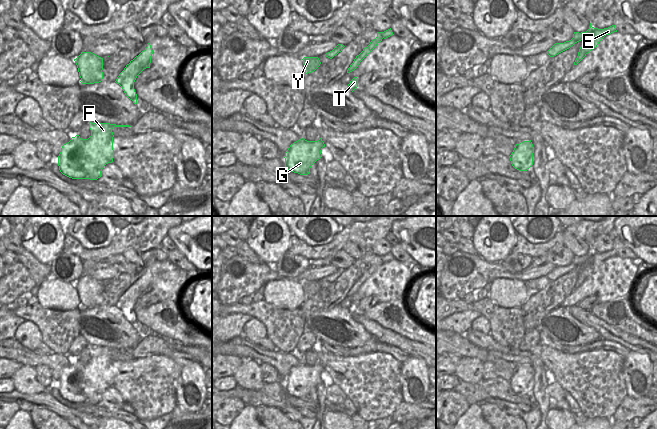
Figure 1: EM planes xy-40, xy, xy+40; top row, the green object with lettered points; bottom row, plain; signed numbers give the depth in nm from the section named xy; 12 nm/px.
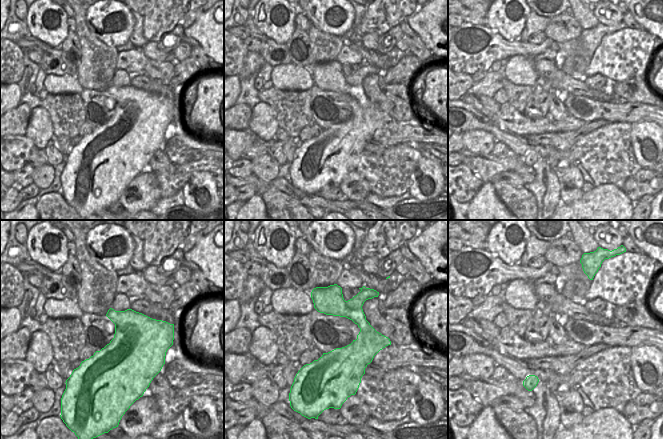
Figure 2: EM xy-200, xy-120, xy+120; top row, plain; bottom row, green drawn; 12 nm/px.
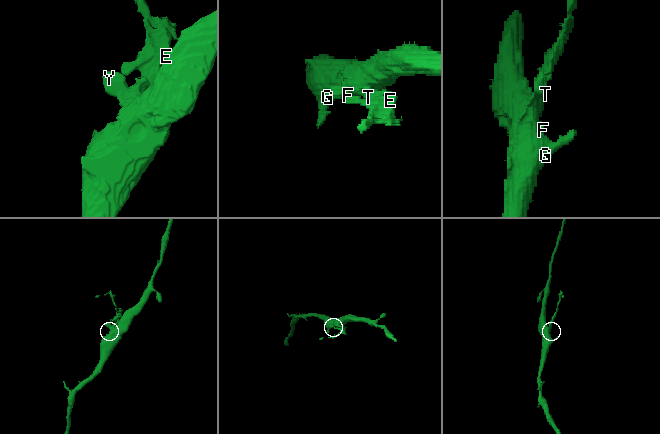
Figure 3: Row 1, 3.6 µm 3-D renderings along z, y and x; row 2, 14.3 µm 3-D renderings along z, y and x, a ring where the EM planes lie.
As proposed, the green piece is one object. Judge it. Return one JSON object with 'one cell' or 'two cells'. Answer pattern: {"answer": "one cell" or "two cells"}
{"answer": "two cells"}

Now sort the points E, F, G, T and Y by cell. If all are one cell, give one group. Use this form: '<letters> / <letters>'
E / F G T Y

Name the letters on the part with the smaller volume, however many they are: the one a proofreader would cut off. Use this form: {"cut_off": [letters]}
{"cut_off": ["E"]}

